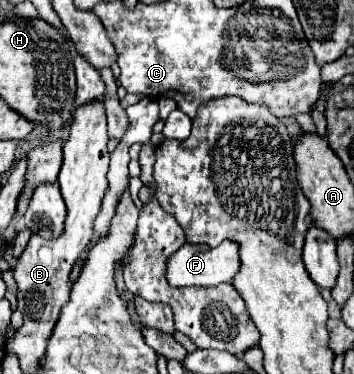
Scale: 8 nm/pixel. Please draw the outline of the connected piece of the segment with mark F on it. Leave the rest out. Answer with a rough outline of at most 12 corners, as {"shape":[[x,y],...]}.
{"shape":[[234,242],[184,244],[166,262],[170,286],[232,282]]}

